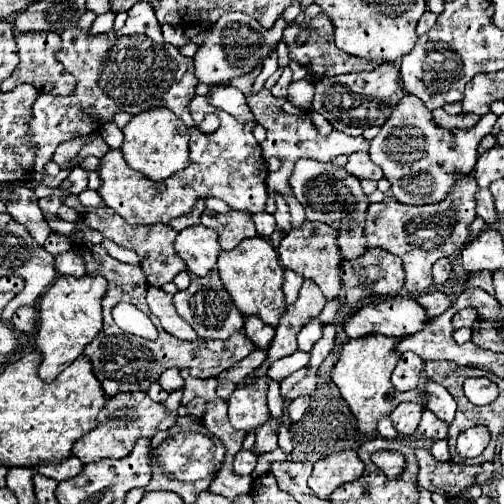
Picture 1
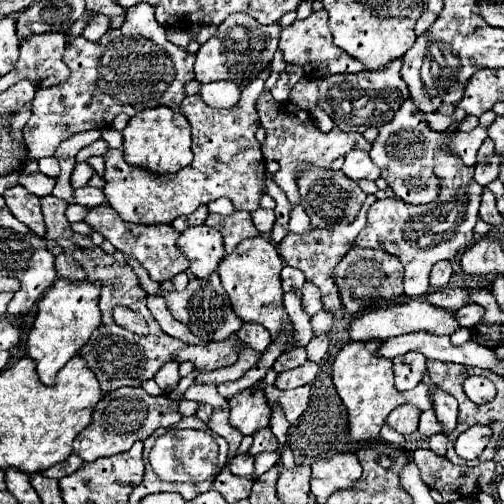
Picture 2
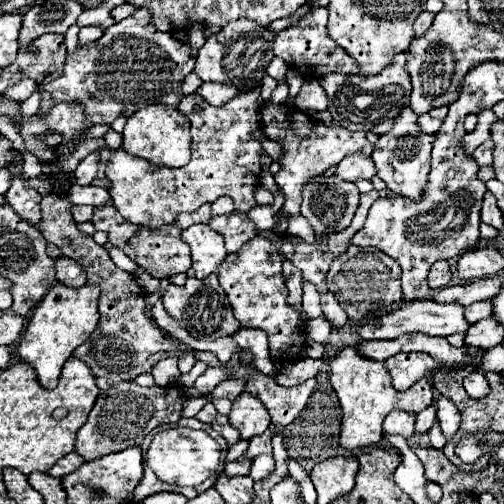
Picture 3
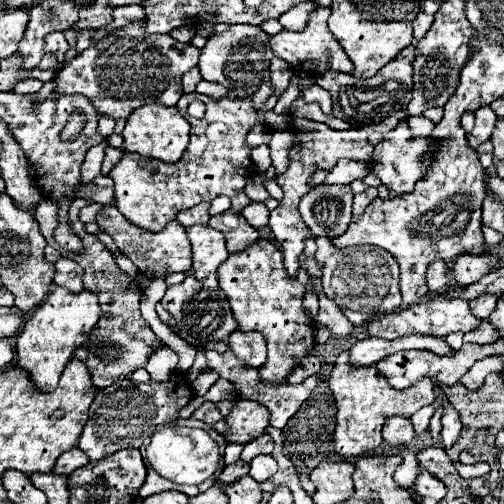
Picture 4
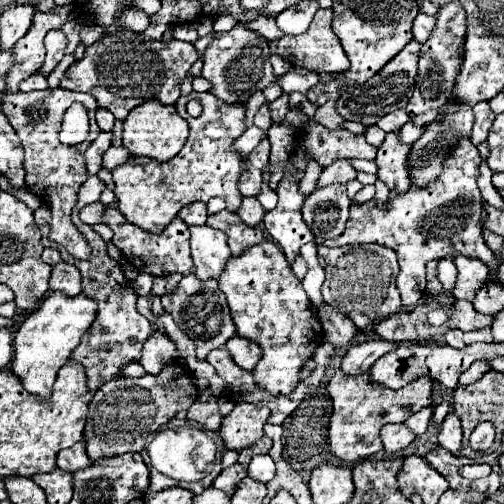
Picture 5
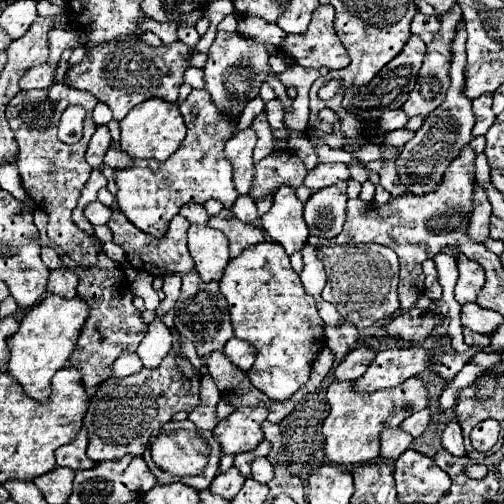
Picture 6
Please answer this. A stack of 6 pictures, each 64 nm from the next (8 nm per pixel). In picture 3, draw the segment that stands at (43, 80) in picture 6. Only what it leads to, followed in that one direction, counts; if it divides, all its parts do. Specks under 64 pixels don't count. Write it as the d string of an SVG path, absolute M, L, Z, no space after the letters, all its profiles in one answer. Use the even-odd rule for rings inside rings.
M22 80L22 82L18 82L18 84L14 84L12 88L8 88L6 92L4 92L4 96L6 98L10 98L10 100L18 100L18 102L24 102L34 90L38 88L38 84L34 82L34 80Z

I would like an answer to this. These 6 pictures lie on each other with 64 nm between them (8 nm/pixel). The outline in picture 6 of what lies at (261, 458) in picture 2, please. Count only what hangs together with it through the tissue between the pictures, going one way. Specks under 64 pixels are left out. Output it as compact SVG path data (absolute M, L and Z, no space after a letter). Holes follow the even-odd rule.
M255 458L251 464L251 474L256 481L266 484L274 476L272 464L266 458Z

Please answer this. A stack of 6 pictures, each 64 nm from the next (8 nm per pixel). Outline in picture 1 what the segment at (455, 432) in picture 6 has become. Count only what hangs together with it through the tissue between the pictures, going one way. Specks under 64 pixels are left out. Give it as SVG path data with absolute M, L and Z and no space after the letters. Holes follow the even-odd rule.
M428 380L426 382L426 408L432 410L440 420L446 424L452 424L454 414L456 414L456 400L452 394L448 394L440 384Z

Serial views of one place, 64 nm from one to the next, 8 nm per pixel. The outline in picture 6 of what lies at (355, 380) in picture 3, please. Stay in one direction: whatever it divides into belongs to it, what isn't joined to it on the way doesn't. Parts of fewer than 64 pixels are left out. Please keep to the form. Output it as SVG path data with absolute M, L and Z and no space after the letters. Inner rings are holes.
M417 377L408 378L406 382L398 384L396 388L378 390L376 394L356 394L352 390L350 382L332 382L328 386L326 398L328 398L328 404L330 404L330 414L322 422L322 434L326 438L326 442L324 442L324 454L326 454L326 458L330 462L342 464L342 466L356 466L356 464L368 464L368 462L372 462L380 454L380 432L384 428L396 428L396 426L400 426L400 422L404 418L408 418L410 414L414 414L414 412L418 412L418 410L422 410L422 408L428 406L426 386Z

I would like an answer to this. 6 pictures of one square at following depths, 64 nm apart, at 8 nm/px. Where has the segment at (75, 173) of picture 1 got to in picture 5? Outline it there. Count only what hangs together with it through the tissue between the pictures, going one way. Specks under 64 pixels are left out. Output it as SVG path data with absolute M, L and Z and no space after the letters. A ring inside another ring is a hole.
M98 132L98 138L88 146L84 158L86 158L86 168L90 174L96 174L102 166L102 154L110 148L112 142L112 132Z

